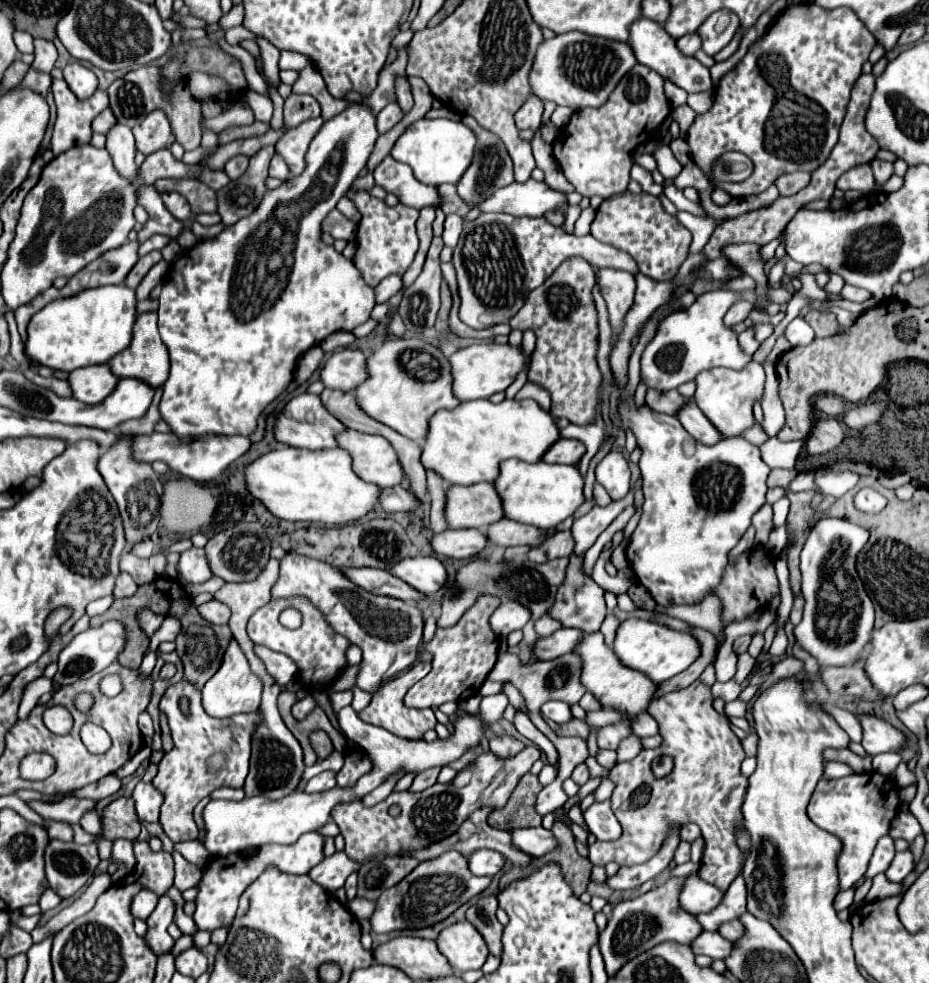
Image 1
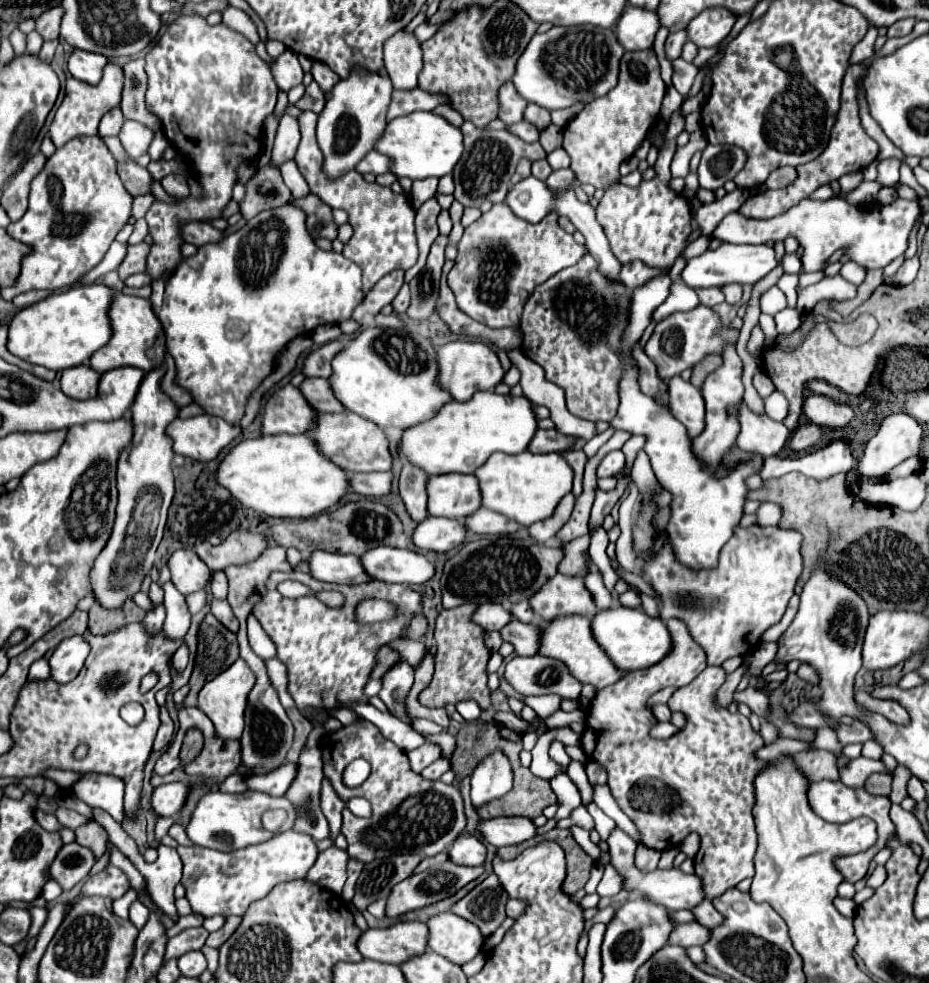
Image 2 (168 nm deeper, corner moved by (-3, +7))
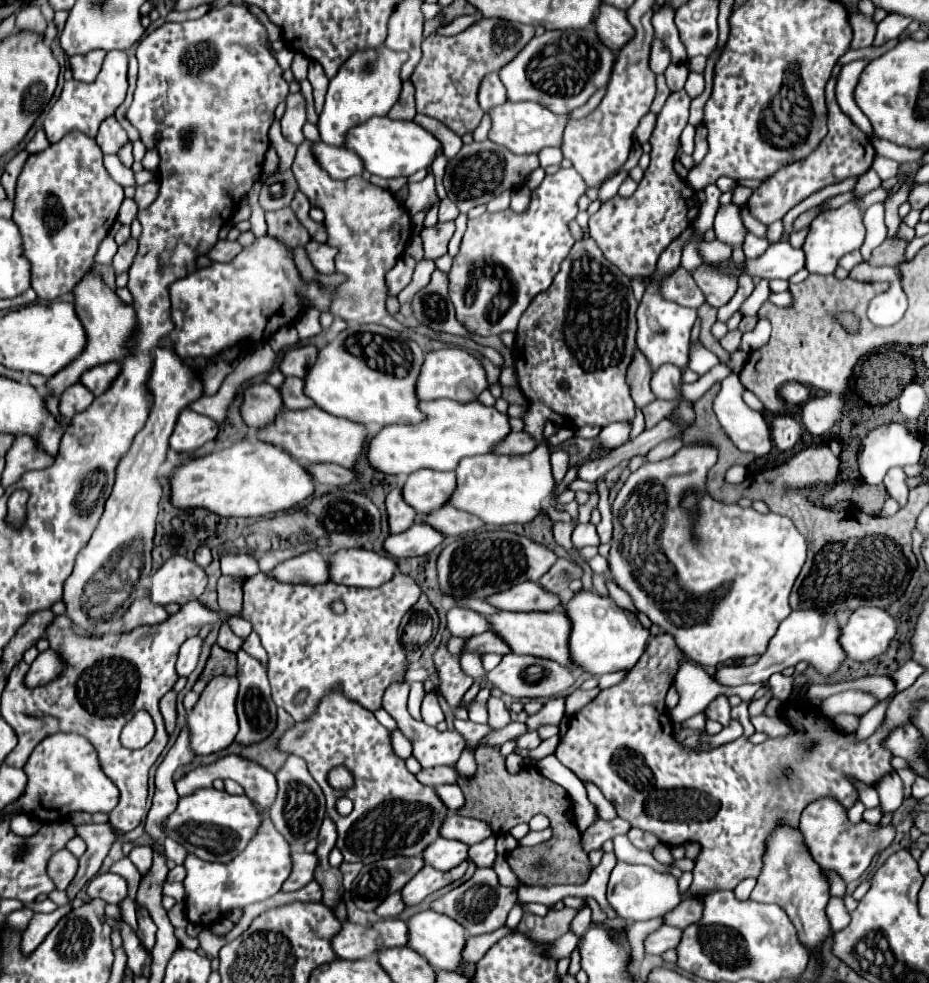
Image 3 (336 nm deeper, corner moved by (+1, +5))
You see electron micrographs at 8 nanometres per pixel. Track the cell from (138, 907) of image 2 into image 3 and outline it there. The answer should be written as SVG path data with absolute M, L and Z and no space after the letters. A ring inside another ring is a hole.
M100 873L86 885L88 897L100 897L108 903L122 903L128 897L126 879L116 873Z

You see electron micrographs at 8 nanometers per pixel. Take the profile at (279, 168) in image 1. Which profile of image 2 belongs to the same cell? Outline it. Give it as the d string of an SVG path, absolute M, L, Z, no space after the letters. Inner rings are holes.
M284 115L278 125L274 149L272 149L272 161L276 165L294 159L296 149L300 143L300 129L298 129L298 119L292 115Z

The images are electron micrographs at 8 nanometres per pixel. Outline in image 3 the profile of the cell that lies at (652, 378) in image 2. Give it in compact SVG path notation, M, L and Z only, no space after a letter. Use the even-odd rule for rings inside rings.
M592 239L576 241L552 285L544 293L538 293L538 297L534 297L530 307L524 311L516 331L516 343L512 349L514 369L518 375L518 385L530 403L528 413L522 417L526 433L540 441L546 421L558 423L556 427L566 427L572 431L584 425L606 427L616 421L632 421L636 409L630 395L630 385L626 381L626 371L636 351L636 329L636 299L632 295L630 277L606 261ZM562 379L570 383L568 391L560 389Z

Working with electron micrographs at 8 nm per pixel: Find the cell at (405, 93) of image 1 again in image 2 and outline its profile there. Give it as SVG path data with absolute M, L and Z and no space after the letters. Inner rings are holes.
M402 29L386 39L384 69L388 71L394 89L418 87L418 73L422 71L422 49L414 33Z

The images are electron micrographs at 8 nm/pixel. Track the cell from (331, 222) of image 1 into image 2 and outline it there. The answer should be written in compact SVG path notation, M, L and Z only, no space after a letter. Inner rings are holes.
M310 193L304 199L292 199L290 205L298 207L306 213L306 225L314 239L318 239L318 237L326 237L330 241L336 239L336 223L332 221L332 209L326 203L318 201L318 197L314 197Z

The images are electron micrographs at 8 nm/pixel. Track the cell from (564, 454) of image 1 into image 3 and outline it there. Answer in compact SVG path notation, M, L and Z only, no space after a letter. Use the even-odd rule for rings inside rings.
M526 431L520 433L510 433L496 449L494 453L504 453L504 455L524 455L534 451L536 439L532 435L526 435Z

